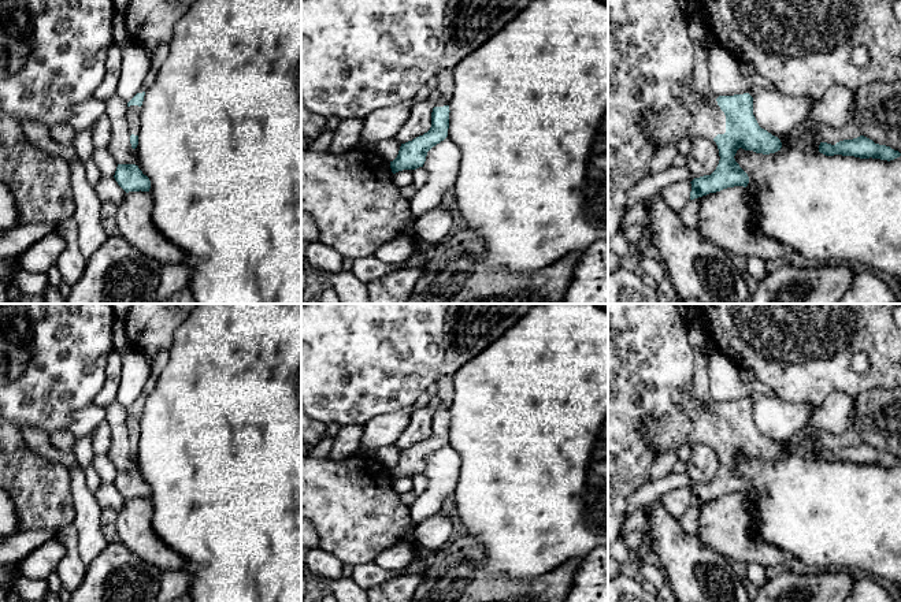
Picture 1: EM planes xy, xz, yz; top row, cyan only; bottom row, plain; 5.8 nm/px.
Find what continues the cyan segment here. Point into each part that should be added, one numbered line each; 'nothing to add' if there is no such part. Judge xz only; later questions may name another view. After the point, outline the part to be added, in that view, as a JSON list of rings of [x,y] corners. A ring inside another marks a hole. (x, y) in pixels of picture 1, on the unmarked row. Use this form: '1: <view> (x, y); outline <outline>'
1: xz (470, 329); outline [[[450,304],[445,317],[445,356],[437,378],[437,413],[449,412],[455,374],[518,323],[535,304]]]

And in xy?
1: xy (133, 419); outline [[[130,412],[127,413],[127,419],[126,419],[126,427],[127,427],[127,435],[130,442],[138,442],[138,438],[141,435],[141,413],[138,412]]]

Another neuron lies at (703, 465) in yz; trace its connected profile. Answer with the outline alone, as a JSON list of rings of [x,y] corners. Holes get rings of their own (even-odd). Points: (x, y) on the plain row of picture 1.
[[[696,443],[687,460],[686,473],[693,484],[711,482],[720,467],[716,449],[708,443]]]

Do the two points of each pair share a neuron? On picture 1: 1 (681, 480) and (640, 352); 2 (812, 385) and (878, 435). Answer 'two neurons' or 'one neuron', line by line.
1: two neurons
2: two neurons

